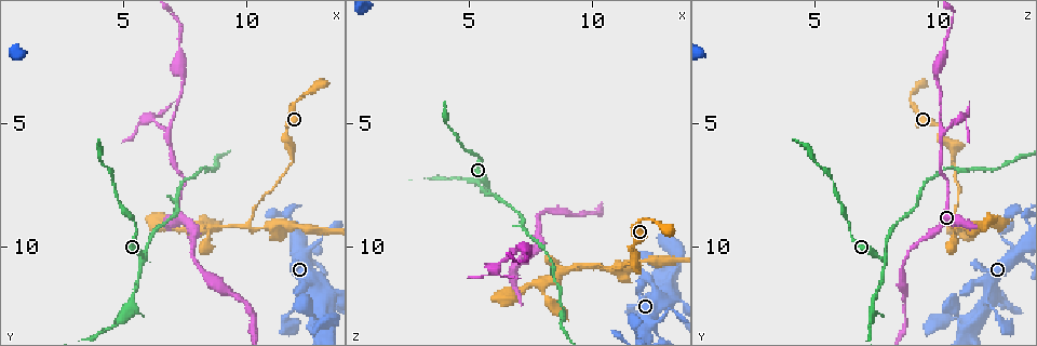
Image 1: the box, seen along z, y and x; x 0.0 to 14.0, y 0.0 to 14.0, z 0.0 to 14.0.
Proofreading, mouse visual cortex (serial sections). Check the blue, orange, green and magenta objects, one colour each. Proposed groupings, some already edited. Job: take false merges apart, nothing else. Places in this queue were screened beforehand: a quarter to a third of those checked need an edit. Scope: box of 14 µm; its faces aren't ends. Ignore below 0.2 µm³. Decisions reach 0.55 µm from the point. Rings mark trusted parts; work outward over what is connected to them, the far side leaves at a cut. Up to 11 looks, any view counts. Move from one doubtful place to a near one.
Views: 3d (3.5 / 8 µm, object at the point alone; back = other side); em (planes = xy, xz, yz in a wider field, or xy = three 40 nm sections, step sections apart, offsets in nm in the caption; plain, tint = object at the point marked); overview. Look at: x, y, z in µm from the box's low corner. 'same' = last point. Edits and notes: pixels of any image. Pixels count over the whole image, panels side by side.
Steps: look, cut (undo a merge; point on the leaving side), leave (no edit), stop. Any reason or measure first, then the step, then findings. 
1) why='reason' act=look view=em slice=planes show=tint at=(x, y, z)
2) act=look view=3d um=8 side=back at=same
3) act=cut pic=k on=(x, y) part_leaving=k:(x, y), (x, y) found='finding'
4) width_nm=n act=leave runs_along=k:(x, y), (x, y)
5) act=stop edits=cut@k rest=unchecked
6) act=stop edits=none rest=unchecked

why='a narrow waist' act=look view=3d um=3.5 at=(13.3, 12.1, 12.1)

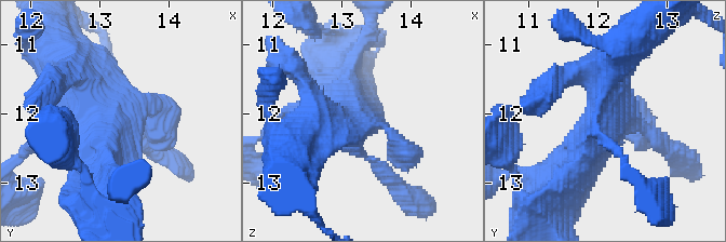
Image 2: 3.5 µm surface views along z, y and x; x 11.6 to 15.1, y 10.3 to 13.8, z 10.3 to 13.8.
why='now the EM' act=look view=em slice=xy step=5 show=tint at=(13.25, 11.95, 12.10)

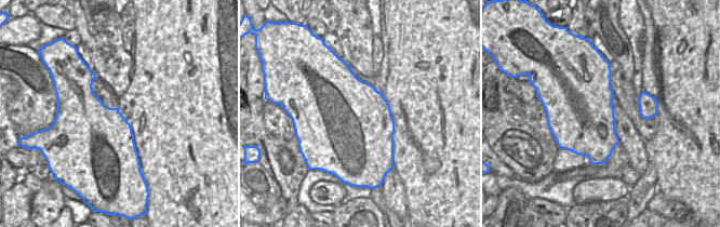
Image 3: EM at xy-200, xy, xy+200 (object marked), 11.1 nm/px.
act=leave runs_along=2:(618, 55), (605, 122), (568, 178) found='one cell here'

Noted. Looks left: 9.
why='arms part here' act=look view=3d um=3.5 side=back at=(10.0, 9.1, 10.8)

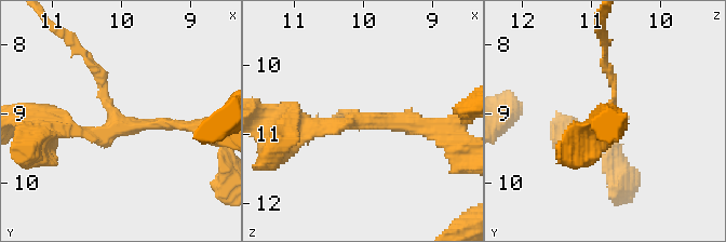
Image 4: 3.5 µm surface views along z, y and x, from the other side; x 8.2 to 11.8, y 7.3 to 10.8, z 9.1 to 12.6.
arms=3 arm_widths_nm=150,200,200 why='now the EM' act=look view=em slice=xy step=1 show=tint at=(10.05, 9.10, 10.80)

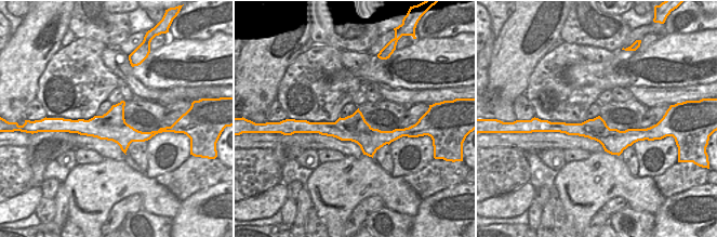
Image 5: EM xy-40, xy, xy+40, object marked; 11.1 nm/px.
act=leave runs_along=4:(86, 57), (120, 123), (186, 126) found='one cell here'

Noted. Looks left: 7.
why='calibre changes' act=look view=3d um=3.5 at=(5.8, 10.5, 7.9)

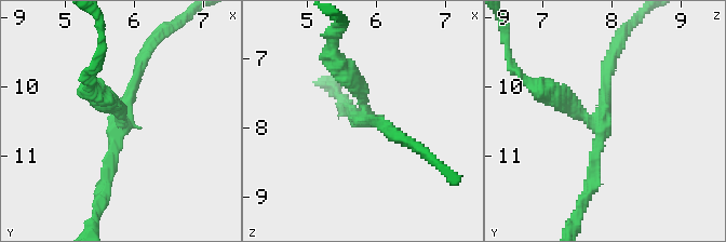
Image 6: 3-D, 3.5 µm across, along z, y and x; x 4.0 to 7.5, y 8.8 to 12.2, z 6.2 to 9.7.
why='need the tissue' act=look view=em slice=xy step=1 show=tint at=(5.80, 10.50, 7.85)

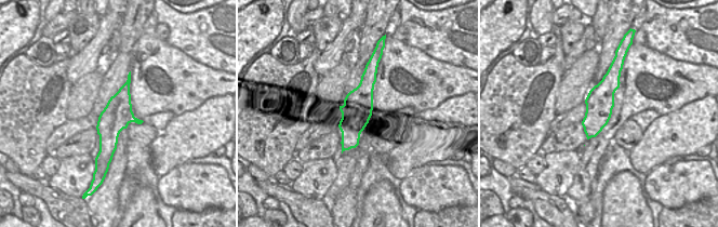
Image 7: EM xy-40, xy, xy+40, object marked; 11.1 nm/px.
act=look view=em slice=xy step=2 show=tint at=same

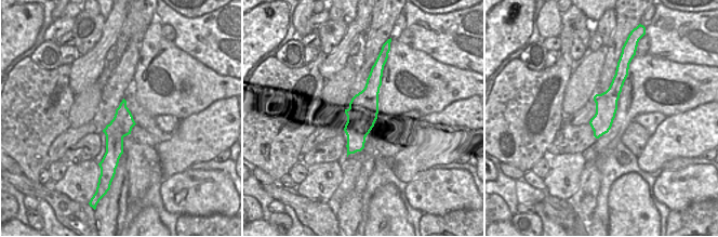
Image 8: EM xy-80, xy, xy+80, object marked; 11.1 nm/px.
width_nm=340 act=cut pic=6 on=(595, 161) part_leaving=6:(596, 120), (610, 56), (623, 34) found='a second cell is stuck on'

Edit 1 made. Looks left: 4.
act=look view=3d um=3.5 at=(7.1, 9.4, 11.8)

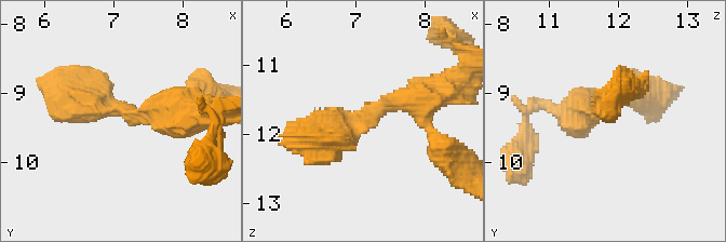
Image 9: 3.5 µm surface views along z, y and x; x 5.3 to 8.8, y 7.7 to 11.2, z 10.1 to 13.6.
act=look view=em slice=xy step=5 show=plain at=(6.95, 9.30, 11.75)

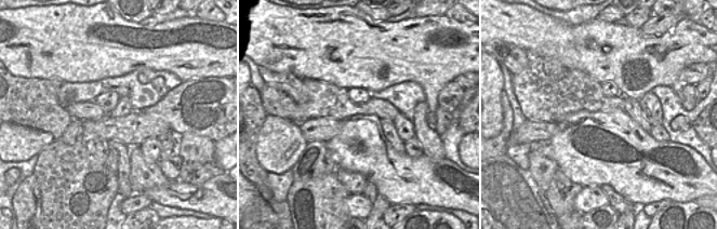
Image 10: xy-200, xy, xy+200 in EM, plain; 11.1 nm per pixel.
why='where the object lies' act=look view=em slice=xy step=5 show=tint at=same

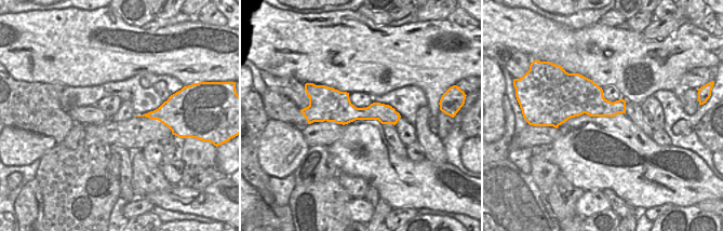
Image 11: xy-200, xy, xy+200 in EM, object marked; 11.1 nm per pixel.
act=leave runs_along=9:(425, 97), (295, 138) found='all the same cell'

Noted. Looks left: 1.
act=stop edits=cut@6 rest=unchecked

